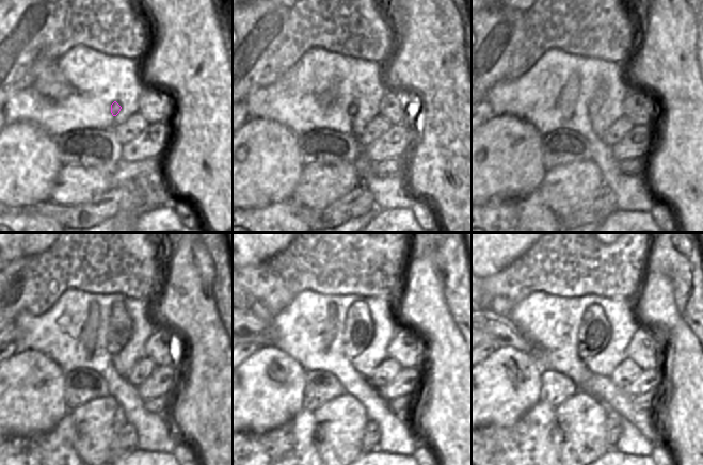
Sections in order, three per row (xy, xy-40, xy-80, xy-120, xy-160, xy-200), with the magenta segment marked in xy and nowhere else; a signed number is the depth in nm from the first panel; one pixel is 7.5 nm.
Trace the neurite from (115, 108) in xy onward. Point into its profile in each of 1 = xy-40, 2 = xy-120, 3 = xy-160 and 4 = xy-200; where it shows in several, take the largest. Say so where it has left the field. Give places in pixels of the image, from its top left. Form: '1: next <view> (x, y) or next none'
1: next xy-40 (352, 110)
2: next xy-120 (120, 331)
3: next xy-160 (358, 330)
4: next xy-200 (594, 334)

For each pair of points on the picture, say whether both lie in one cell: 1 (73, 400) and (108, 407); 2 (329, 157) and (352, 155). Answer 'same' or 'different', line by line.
1: different
2: same

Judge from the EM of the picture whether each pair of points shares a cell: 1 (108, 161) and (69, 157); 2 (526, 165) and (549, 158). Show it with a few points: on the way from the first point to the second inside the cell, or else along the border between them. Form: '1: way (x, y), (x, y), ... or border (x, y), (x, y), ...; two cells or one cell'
1: way (98, 157), (79, 157); one cell
2: border (541, 135), (541, 161), (545, 170); two cells

